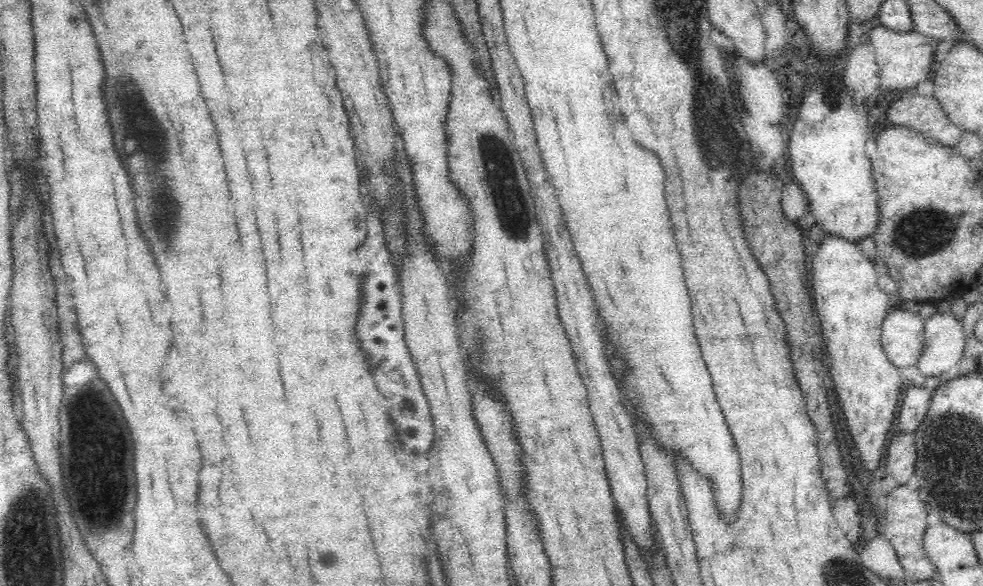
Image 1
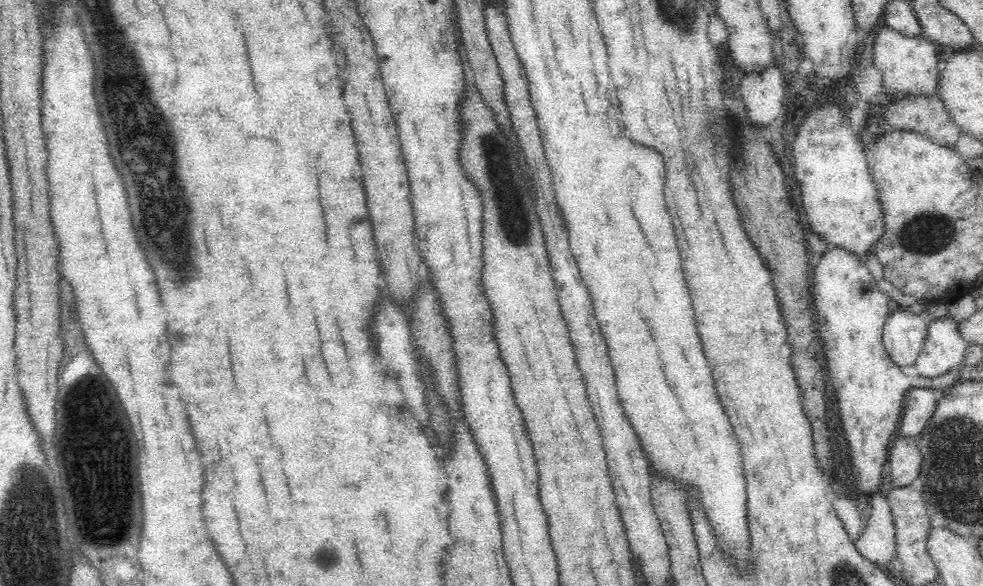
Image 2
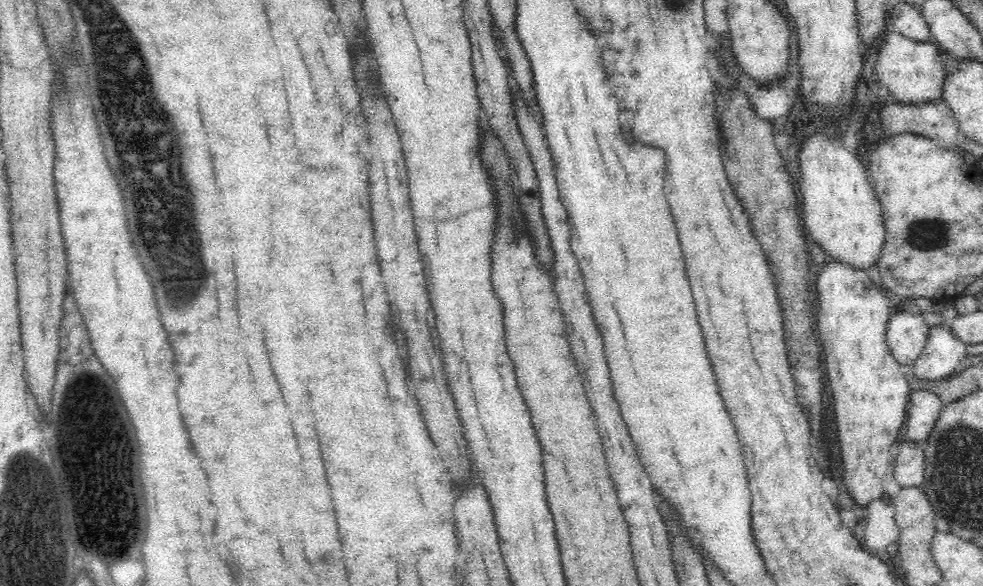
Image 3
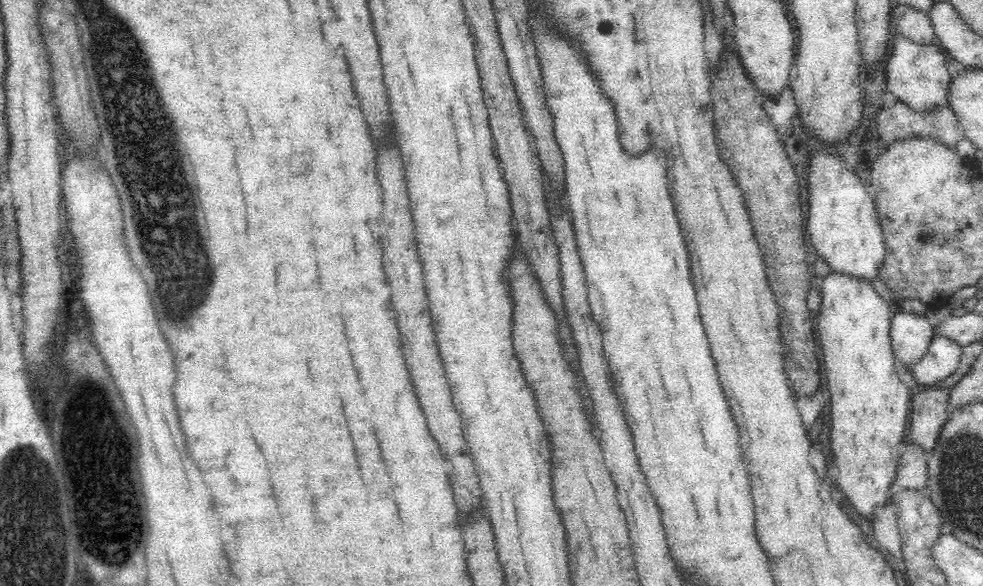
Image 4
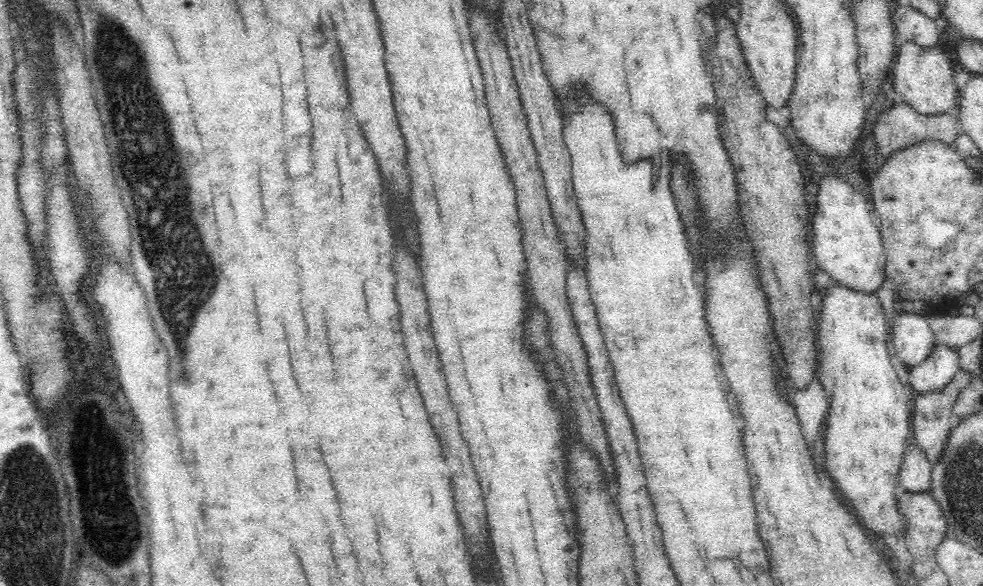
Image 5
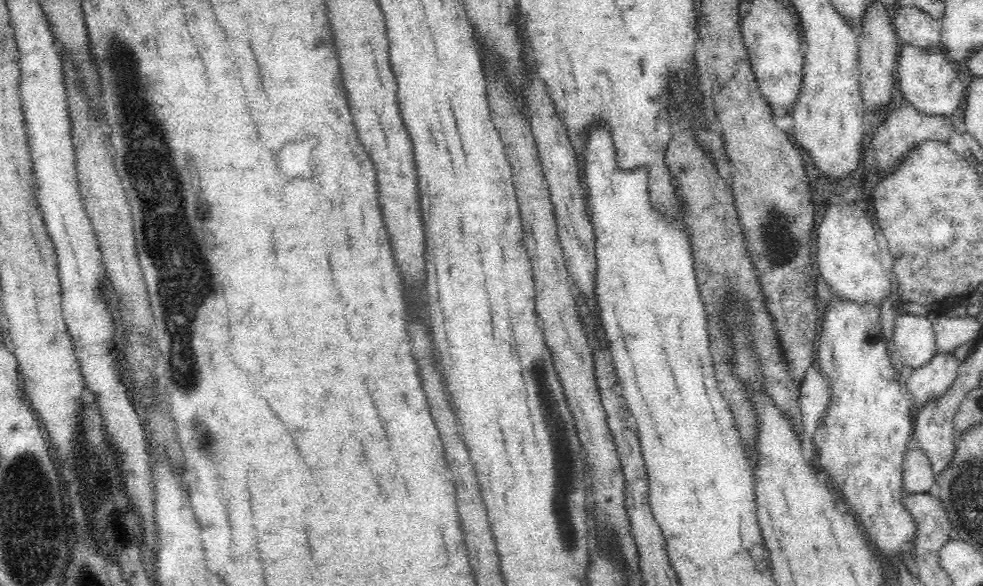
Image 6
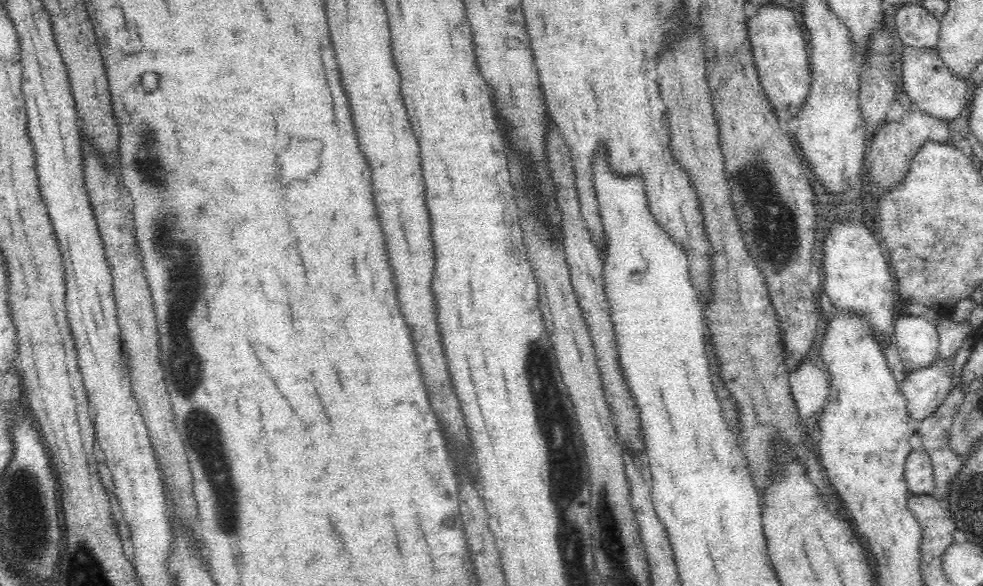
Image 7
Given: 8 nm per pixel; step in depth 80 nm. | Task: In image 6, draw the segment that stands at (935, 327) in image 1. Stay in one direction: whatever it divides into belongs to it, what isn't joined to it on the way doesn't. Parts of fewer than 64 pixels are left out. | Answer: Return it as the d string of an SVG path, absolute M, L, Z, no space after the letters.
M938 351L924 366L908 370L907 380L903 383L903 387L914 395L915 404L913 406L919 407L926 400L938 399L946 393L956 378L960 363L961 361L954 357L954 353Z

